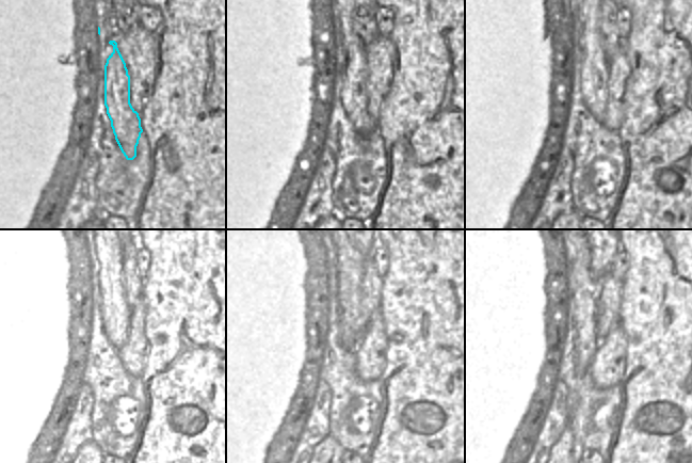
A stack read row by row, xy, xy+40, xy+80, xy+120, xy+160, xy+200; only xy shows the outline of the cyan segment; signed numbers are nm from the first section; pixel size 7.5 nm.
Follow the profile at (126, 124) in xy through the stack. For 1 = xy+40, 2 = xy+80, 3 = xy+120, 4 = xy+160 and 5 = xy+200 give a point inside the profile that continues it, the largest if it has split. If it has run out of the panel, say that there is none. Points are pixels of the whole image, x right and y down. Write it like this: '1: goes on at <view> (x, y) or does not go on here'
1: goes on at xy+40 (352, 67)
2: goes on at xy+80 (592, 67)
3: goes on at xy+120 (109, 285)
4: goes on at xy+160 (351, 262)
5: goes on at xy+200 (595, 281)

